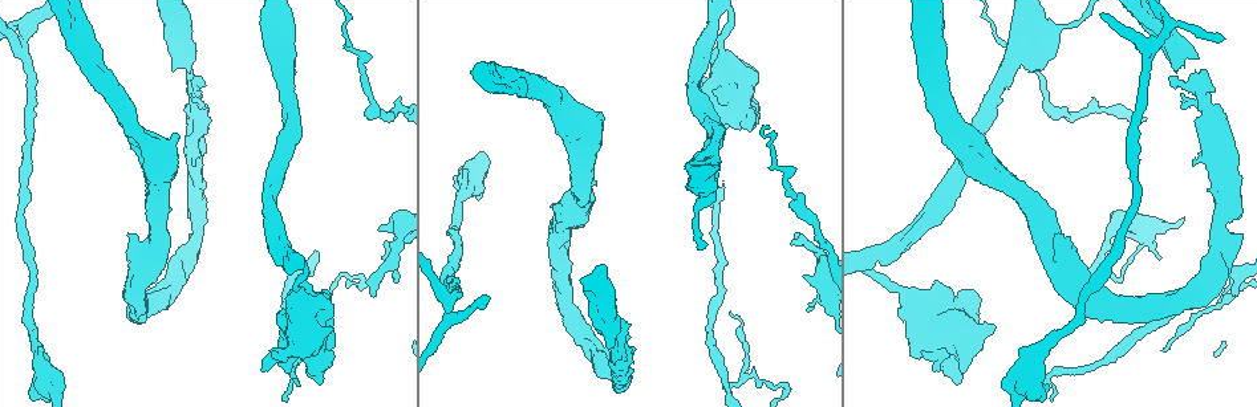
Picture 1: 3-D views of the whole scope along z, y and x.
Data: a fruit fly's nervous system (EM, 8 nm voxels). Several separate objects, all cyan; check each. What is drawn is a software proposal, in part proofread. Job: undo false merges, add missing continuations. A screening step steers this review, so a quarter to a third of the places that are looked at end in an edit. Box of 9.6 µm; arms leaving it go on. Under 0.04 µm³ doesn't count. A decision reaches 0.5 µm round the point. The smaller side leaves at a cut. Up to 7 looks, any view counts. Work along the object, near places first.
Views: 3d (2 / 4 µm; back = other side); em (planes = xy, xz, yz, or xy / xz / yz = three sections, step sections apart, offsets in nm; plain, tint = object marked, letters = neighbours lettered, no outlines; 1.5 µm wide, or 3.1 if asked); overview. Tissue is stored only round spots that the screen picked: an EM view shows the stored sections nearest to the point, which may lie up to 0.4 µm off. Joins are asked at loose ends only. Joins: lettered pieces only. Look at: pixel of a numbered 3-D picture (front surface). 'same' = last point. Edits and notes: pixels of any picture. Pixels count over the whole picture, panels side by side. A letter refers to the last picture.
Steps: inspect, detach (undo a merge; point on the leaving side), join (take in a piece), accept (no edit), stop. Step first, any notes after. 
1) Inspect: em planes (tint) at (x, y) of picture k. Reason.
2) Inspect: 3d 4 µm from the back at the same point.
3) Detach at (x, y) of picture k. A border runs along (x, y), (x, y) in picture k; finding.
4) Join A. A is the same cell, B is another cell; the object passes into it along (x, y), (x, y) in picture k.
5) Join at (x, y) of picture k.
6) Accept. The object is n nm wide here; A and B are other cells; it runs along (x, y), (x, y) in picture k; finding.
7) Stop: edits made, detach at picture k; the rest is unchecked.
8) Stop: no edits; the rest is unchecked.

Inspect: em planes (plain) at (296, 380) of picture 1. An open end.

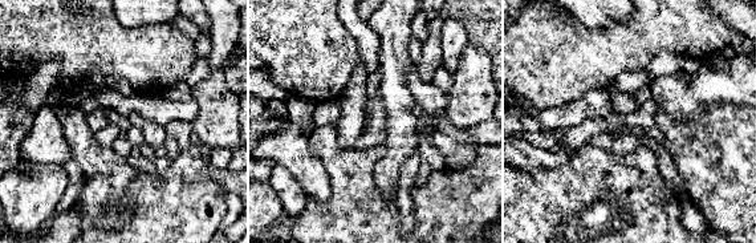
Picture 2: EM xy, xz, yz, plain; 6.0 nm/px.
Inspect: em planes (tint) at the same point. With the object marked.

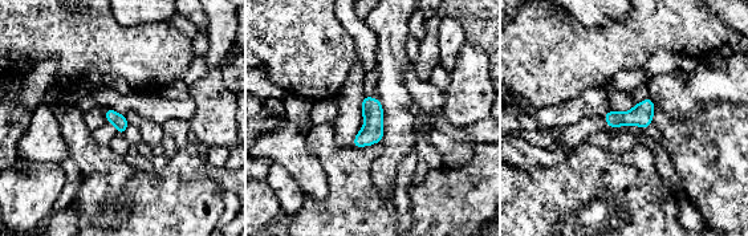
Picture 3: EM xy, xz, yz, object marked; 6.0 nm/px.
Inspect: em planes (letters) at the same point. What lies round it.

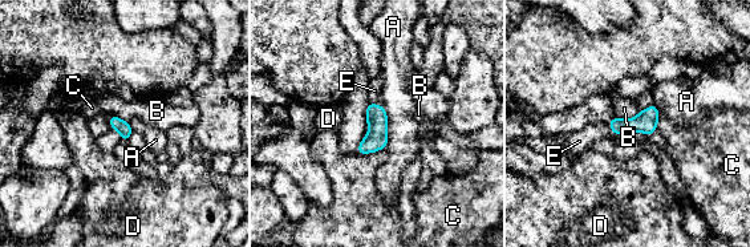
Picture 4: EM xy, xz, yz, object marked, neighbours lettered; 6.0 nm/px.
Join E. E is the same cell, A, B, C and D are other cells; the object passes into it along (376, 140), (376, 105), (374, 90) in picture 4; it goes on there.

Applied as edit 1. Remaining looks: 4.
Inspect: 3d 4 µm at (721, 51) of picture 1. Sudden change in width.

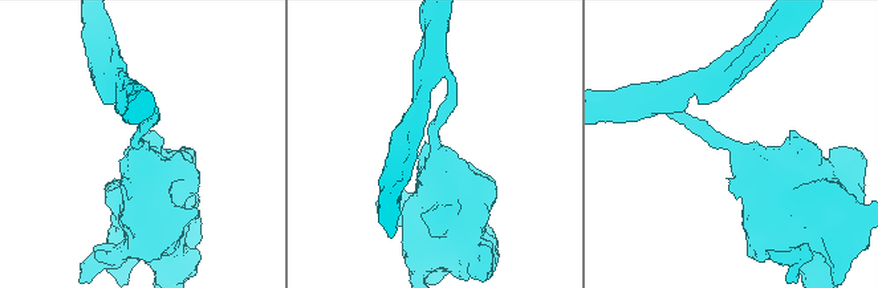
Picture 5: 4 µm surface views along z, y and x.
Inspect: em xy step 8 (tint) at (431, 147) of picture 5. Now the EM.

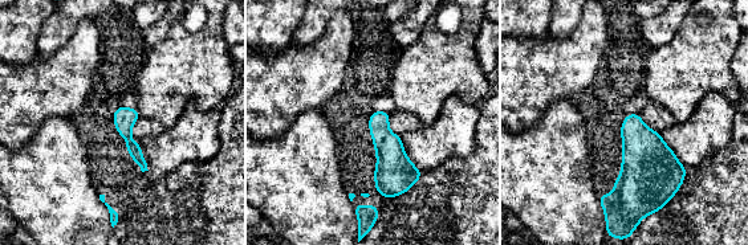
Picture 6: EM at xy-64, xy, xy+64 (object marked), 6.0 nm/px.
Inspect: em xy step 8 (letters) at the same point. See the neighbours.

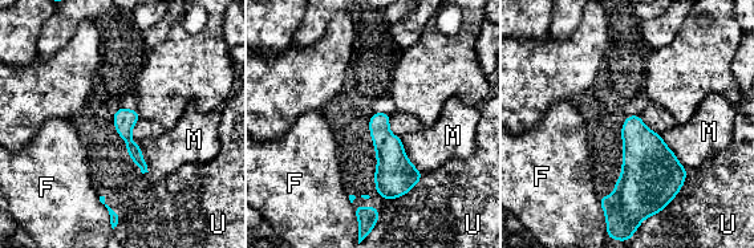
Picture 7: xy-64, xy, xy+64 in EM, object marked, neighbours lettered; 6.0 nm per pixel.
Accept. The object is 130 nm wide here; F, M and U are other cells; a border runs along (398, 137), (406, 158), (422, 174) in picture 7; one neuron here.

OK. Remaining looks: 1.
Stop: edits made, join at picture 4; the rest is unchecked.

